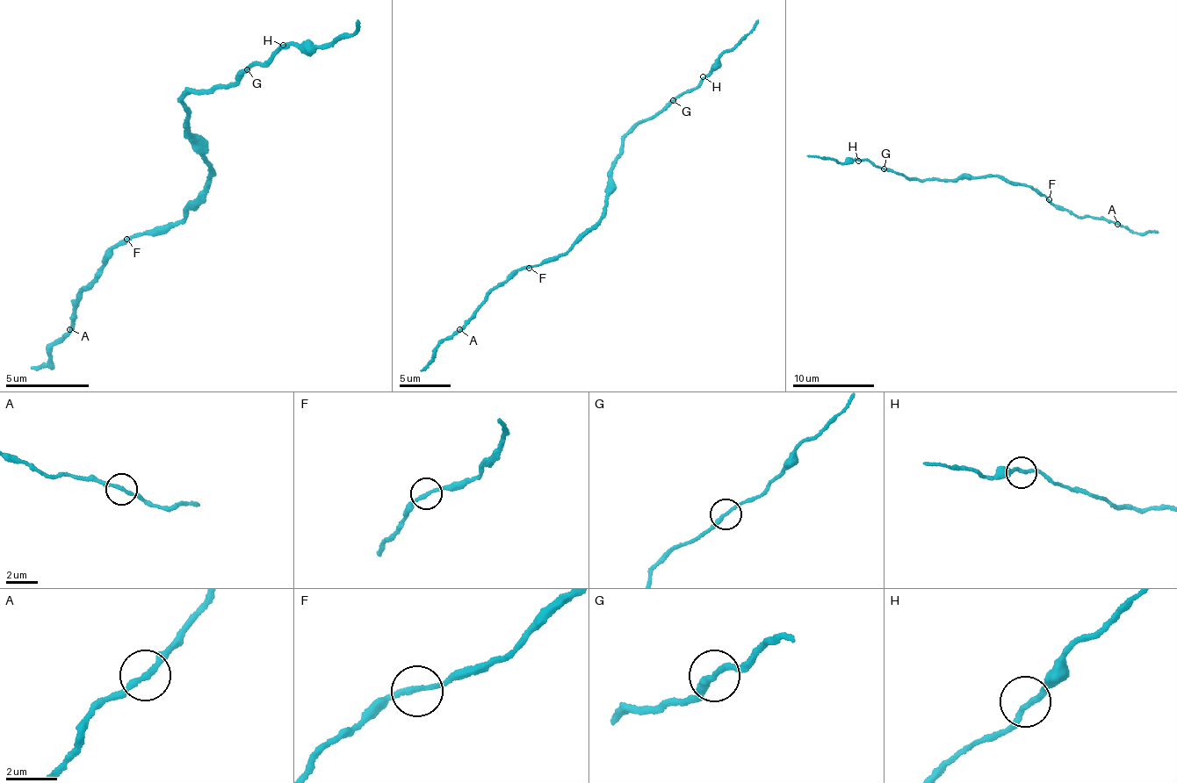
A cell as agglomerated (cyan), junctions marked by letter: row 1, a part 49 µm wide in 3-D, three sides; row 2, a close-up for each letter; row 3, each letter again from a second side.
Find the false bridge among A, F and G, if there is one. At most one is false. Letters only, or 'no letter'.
G

